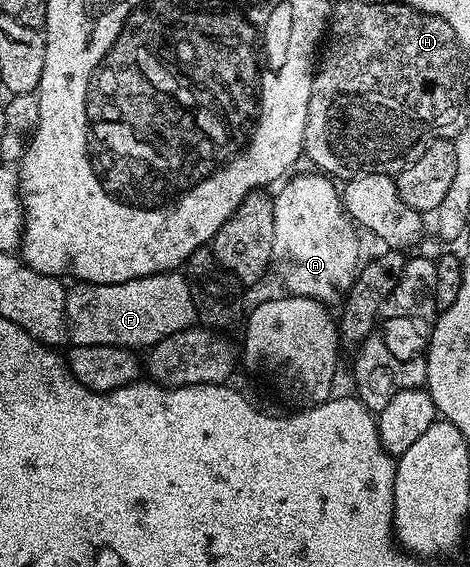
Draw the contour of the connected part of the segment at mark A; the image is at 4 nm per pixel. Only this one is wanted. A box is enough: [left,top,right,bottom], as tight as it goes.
[272,170,361,306]

